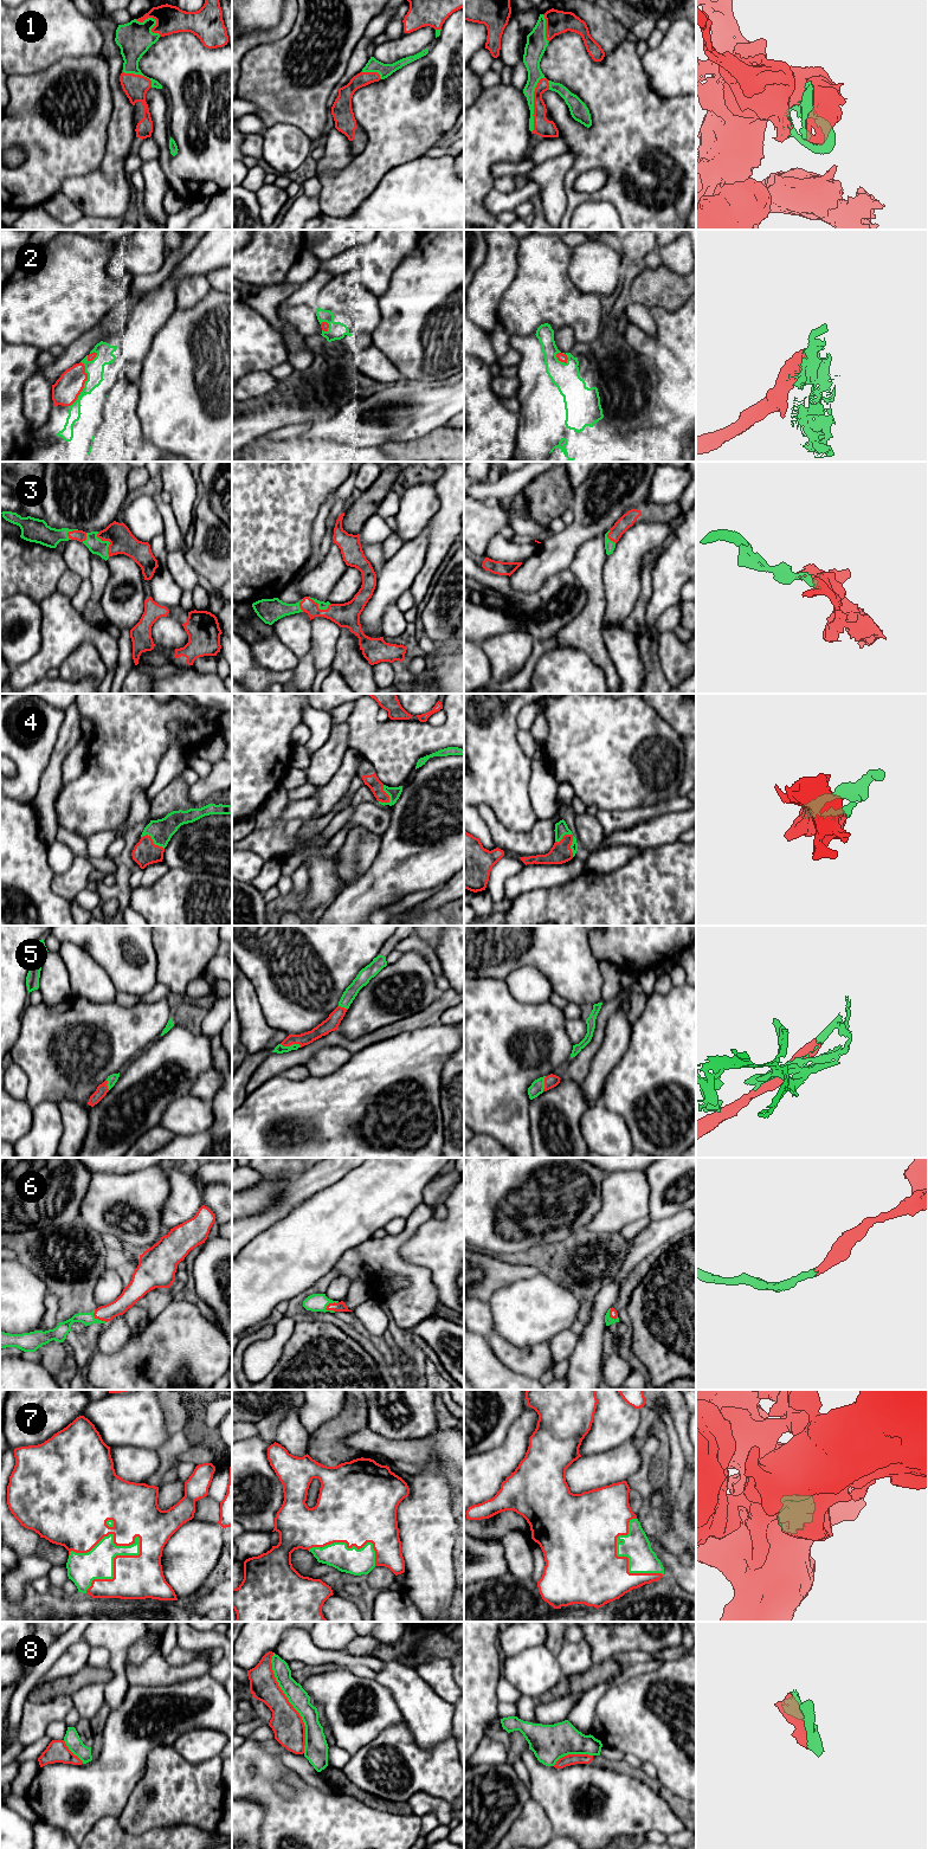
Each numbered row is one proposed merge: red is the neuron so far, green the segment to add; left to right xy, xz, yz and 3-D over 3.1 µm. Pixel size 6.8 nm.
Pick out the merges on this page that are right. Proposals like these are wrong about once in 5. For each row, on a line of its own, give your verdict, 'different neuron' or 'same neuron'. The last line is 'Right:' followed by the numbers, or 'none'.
1: same neuron
2: same neuron
3: same neuron
4: same neuron
5: same neuron
6: same neuron
7: same neuron
8: different neuron
Right: 1, 2, 3, 4, 5, 6, 7

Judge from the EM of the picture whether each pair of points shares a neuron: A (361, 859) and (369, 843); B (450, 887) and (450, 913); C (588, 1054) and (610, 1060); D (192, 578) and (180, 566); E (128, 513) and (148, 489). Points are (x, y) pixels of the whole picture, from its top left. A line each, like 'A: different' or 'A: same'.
A: same
B: different
C: different
D: same
E: different

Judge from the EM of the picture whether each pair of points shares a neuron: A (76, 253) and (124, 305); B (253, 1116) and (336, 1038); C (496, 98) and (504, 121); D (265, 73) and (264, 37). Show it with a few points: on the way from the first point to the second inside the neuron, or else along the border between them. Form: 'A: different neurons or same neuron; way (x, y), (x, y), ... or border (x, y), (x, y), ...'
A: different neurons; border (127, 291), (123, 300), (115, 308)
B: different neurons; border (281, 1074), (270, 1077), (256, 1088)
C: same neuron; way (496, 104), (501, 115)
D: different neurons; border (289, 31), (279, 39), (256, 45), (244, 56)

